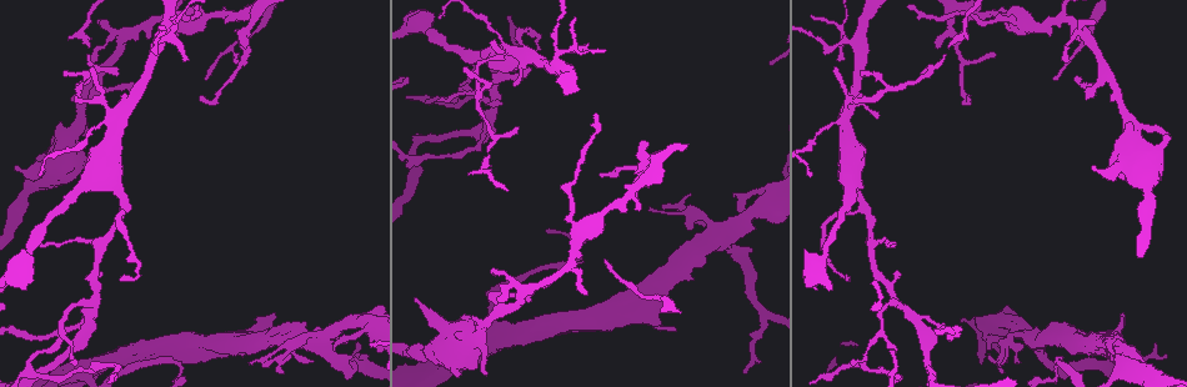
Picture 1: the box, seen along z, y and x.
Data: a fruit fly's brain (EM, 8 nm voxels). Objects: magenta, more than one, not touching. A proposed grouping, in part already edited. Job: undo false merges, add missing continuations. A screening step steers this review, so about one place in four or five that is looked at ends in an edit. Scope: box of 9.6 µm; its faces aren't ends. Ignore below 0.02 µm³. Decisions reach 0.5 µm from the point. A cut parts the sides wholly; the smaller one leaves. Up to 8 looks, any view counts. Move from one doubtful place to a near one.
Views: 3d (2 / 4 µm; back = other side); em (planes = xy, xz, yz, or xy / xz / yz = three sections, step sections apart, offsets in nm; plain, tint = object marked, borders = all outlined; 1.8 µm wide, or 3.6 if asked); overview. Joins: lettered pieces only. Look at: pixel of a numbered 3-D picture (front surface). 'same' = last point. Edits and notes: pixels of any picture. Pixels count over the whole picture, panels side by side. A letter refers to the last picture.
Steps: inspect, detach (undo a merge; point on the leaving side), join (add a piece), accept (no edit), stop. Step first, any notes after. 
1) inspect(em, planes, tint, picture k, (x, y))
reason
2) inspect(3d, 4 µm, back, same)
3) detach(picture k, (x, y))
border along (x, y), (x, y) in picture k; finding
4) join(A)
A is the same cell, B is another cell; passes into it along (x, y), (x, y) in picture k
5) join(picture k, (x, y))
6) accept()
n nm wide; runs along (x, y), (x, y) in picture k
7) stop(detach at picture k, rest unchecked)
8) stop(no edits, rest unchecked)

inspect(em, yz, step 8, tint, picture 1, (256, 16))

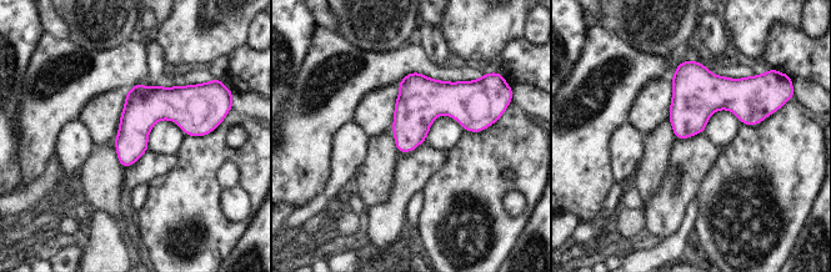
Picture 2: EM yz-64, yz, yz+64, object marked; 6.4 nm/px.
inspect(em, planes, borders, same)
another direction

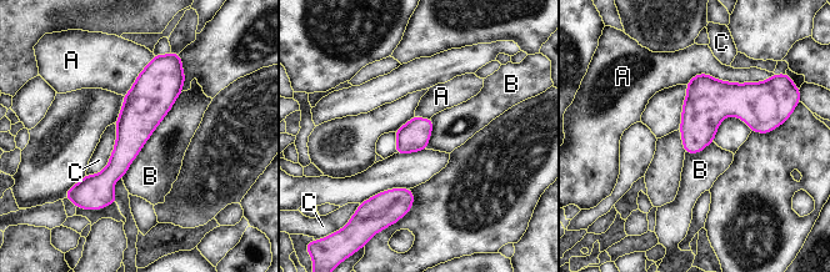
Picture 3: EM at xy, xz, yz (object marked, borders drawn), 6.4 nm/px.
accept()
B touches over 650 nm; A, B and C are other cells; border along (181, 92), (121, 177) in picture 3; continuous, no second cell

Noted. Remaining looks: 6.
inspect(em, planes, tint, picture 1, (839, 58))
an open end

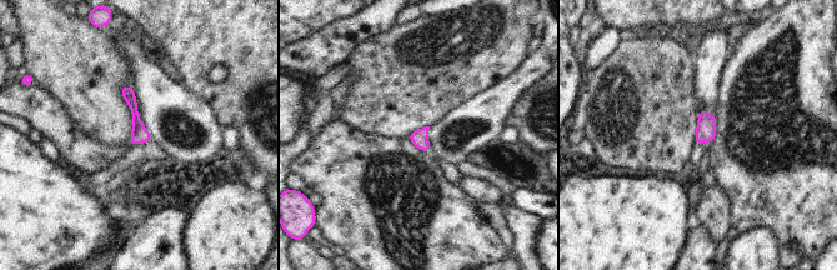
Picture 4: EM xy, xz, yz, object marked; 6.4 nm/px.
inspect(em, planes, borders, same)
see the neighbours

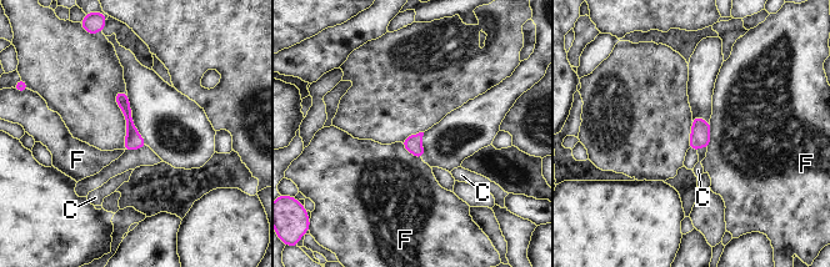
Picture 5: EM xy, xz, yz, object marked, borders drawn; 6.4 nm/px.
join(picture 5, (698, 170))
C is the same cell, F is another cell; passes into it along (700, 130), (701, 146), (698, 170) in picture 5; the cell continues

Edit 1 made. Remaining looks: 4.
inspect(overview)
redraw

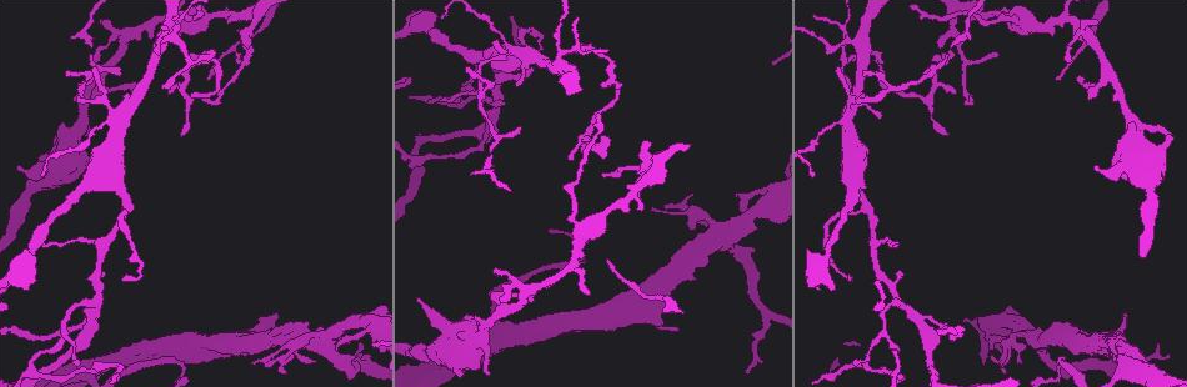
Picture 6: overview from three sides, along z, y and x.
inspect(3d, 4 µm, picture 6, (419, 299))
an open end

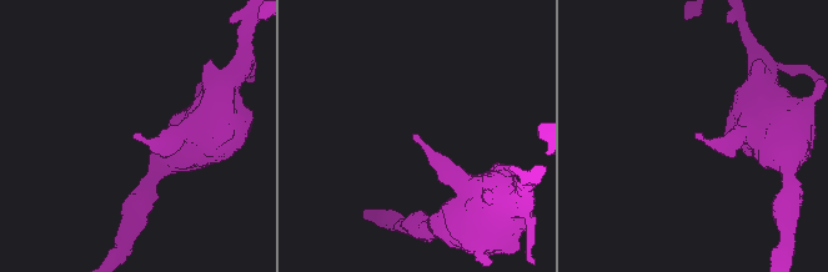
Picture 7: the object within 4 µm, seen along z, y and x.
inspect(em, xy, step 8, borders, picture 7, (138, 133))

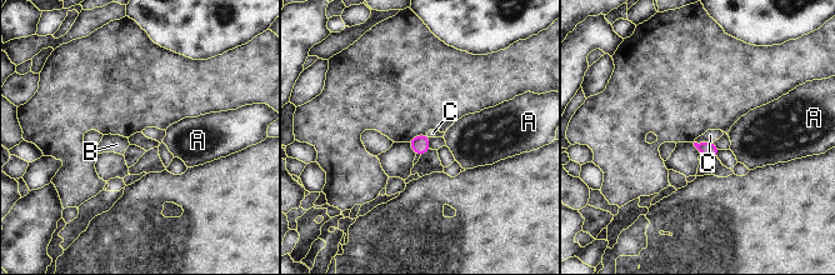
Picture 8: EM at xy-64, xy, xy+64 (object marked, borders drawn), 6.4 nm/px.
accept()
C touches over 130 nm; A, B and C are other cells; none of them fits

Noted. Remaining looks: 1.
stop(join at picture 5, rest unchecked)

